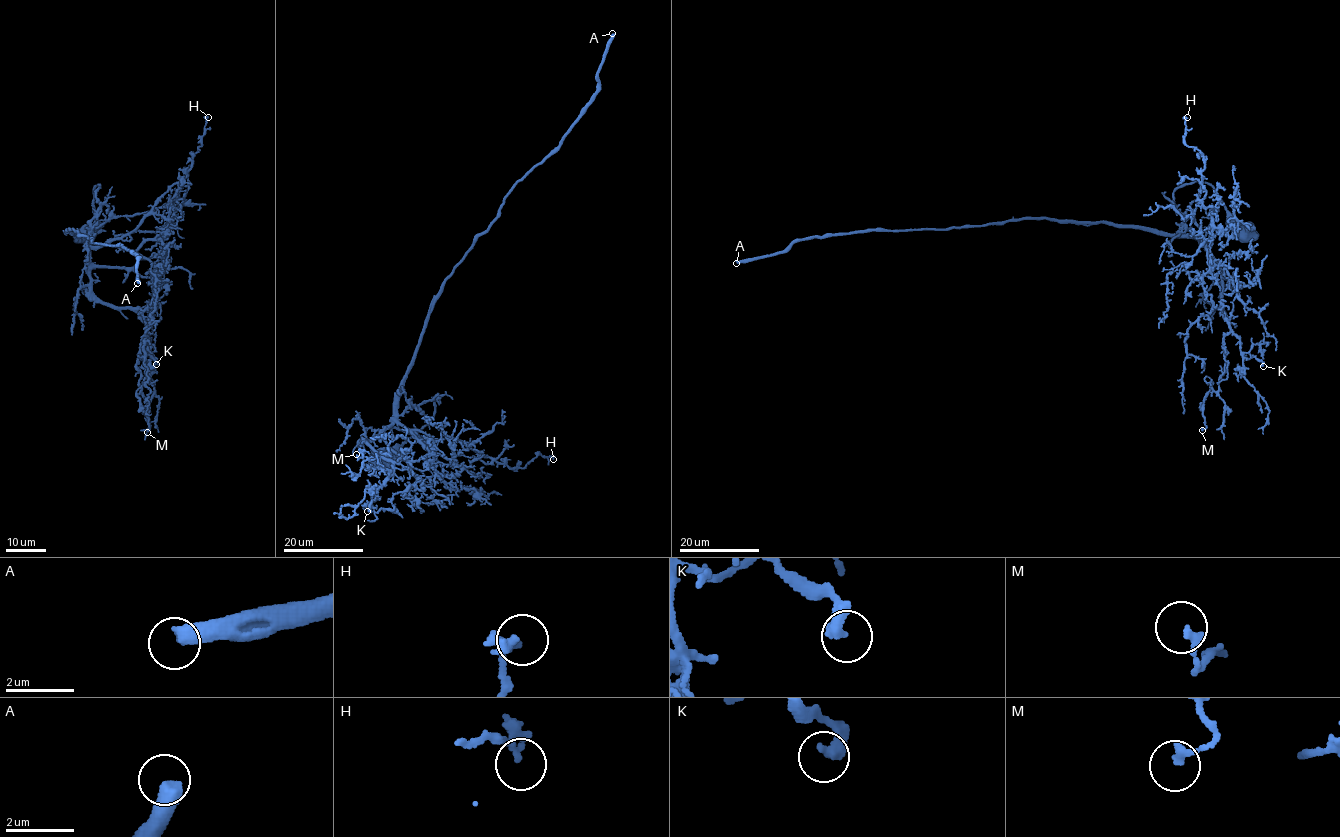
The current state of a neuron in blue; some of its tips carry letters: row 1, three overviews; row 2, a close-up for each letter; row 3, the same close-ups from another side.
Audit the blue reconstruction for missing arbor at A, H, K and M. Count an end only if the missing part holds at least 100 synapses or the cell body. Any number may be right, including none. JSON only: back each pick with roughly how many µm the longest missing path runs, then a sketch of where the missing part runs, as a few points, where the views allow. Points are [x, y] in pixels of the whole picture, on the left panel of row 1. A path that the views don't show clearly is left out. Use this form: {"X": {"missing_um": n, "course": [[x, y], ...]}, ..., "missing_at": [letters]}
{"A": {"missing_um": 80, "course": [[137, 283], [142, 296], [134, 298], [147, 285], [150, 257], [136, 225], [162, 165]]}, "missing_at": ["A"]}

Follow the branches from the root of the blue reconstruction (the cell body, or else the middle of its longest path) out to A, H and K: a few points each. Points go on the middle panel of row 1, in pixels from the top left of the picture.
A: (379, 459), (397, 456), (433, 416), (434, 397), (399, 415), (397, 397), (442, 283), (596, 92), (612, 33)
H: (379, 459), (397, 456), (429, 421), (434, 397), (397, 420), (512, 469), (539, 454), (553, 459)
K: (379, 459), (397, 456), (402, 444), (429, 421), (434, 397), (409, 406), (366, 440), (393, 465), (367, 511)

